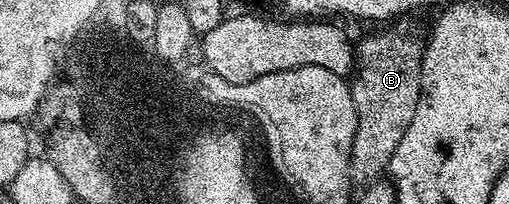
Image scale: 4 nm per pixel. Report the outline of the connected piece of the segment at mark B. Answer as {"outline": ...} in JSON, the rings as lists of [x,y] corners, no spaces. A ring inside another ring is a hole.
{"outline":[[[408,20],[385,25],[380,28],[385,30],[366,35],[354,46],[356,65],[350,85],[359,126],[351,150],[351,170],[353,183],[358,186],[372,185],[383,177],[417,111],[426,42],[420,39],[420,30],[414,23],[404,21]]]}

